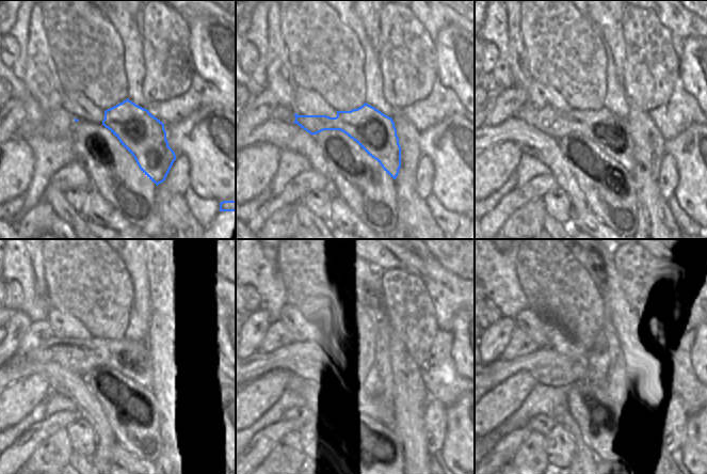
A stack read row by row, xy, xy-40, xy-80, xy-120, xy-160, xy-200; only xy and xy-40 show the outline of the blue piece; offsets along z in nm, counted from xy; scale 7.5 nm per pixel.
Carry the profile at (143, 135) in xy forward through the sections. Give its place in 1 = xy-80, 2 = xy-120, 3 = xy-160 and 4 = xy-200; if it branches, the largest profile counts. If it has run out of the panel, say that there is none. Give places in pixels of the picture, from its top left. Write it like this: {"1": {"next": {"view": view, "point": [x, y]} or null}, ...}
{"1": {"next": {"view": "xy-80", "point": [611, 132]}}, "2": {"next": {"view": "xy-120", "point": [122, 357]}}, "3": {"next": {"view": "xy-160", "point": [309, 361]}}, "4": {"next": {"view": "xy-200", "point": [548, 367]}}}

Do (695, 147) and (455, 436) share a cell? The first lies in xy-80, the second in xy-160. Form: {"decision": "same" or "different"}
{"decision": "same"}

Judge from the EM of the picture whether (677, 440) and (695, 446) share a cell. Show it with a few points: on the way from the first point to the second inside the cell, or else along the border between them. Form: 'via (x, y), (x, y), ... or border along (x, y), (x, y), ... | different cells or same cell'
border along (689, 417), (687, 433), (681, 447) | different cells

